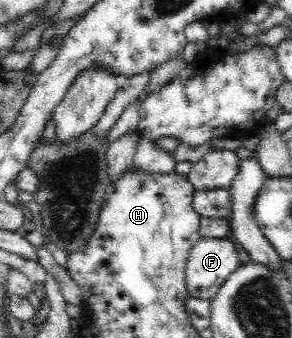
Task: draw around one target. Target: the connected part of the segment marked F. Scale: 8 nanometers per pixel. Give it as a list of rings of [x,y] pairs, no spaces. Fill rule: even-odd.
[[[199,239],[189,251],[184,272],[188,296],[211,300],[240,265],[229,239]]]

